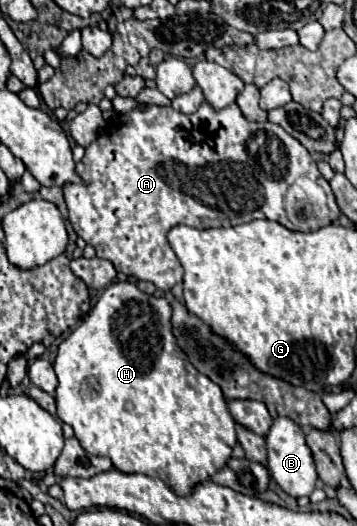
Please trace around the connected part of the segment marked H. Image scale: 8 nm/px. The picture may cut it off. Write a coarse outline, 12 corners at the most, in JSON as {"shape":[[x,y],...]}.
{"shape":[[110,284],[58,346],[88,454],[190,494],[228,462],[174,296]]}

